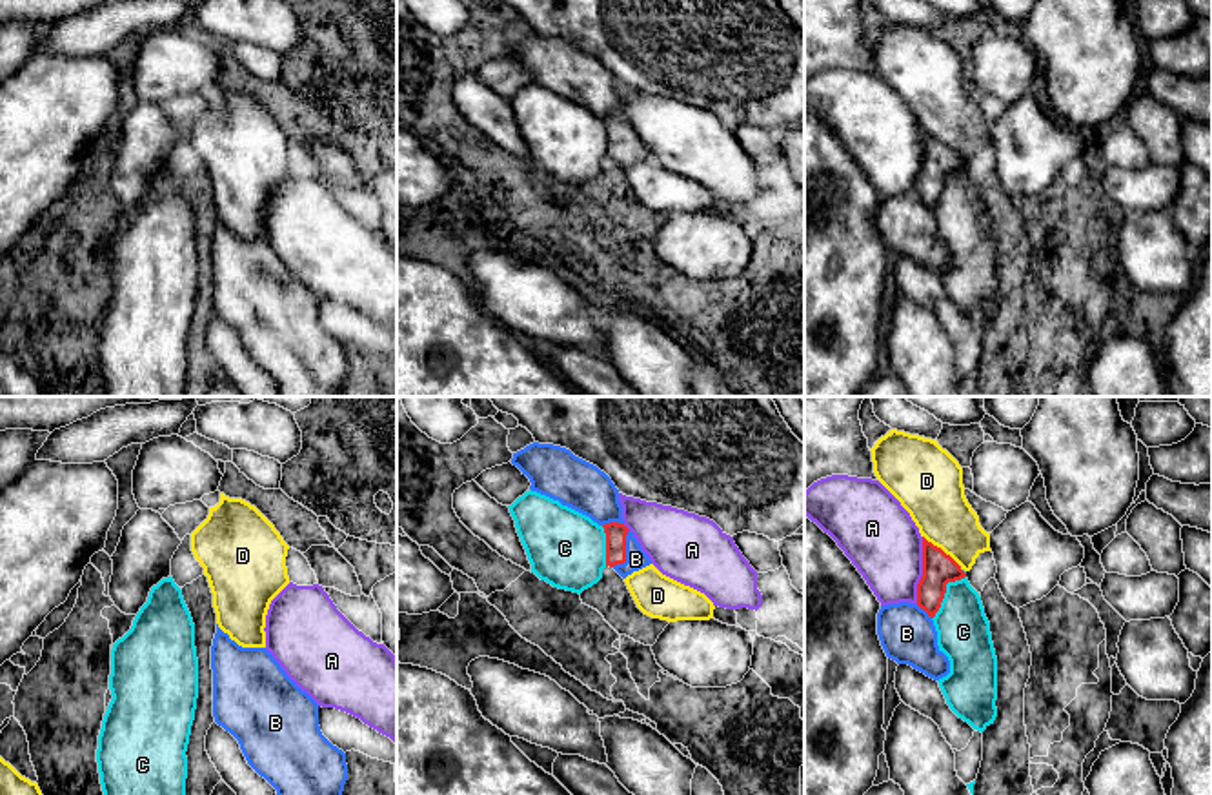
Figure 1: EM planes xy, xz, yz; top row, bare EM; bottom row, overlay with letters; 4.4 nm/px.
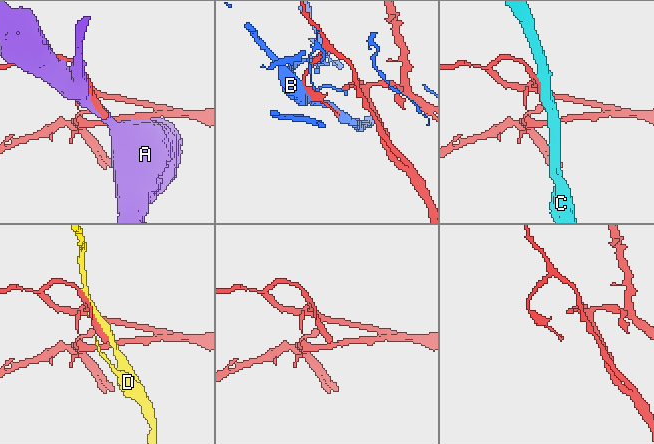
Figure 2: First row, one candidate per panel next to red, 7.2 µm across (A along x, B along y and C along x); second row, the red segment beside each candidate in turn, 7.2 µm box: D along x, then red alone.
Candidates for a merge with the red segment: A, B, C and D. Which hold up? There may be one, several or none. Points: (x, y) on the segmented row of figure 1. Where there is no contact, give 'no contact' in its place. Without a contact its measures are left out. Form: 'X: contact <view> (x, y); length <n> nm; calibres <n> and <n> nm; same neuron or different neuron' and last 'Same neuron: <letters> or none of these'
A: contact yz (923, 570); length 300 nm; calibres 140 and 320 nm; different neuron
B: contact xz (625, 552); length 180 nm; calibres 100 and 100 nm; same neuron
C: contact yz (945, 590); length 260 nm; calibres 140 and 240 nm; different neuron
D: contact yz (941, 550); length 240 nm; calibres 140 and 280 nm; different neuron
Same neuron: B

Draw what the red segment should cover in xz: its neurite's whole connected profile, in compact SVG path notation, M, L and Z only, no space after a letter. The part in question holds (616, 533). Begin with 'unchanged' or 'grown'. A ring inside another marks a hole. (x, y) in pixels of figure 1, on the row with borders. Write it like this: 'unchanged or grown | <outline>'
grown | M539 442L513 453L511 464L530 478L531 491L559 500L604 528L606 566L622 579L651 564L624 526L619 489L597 466L566 448Z

